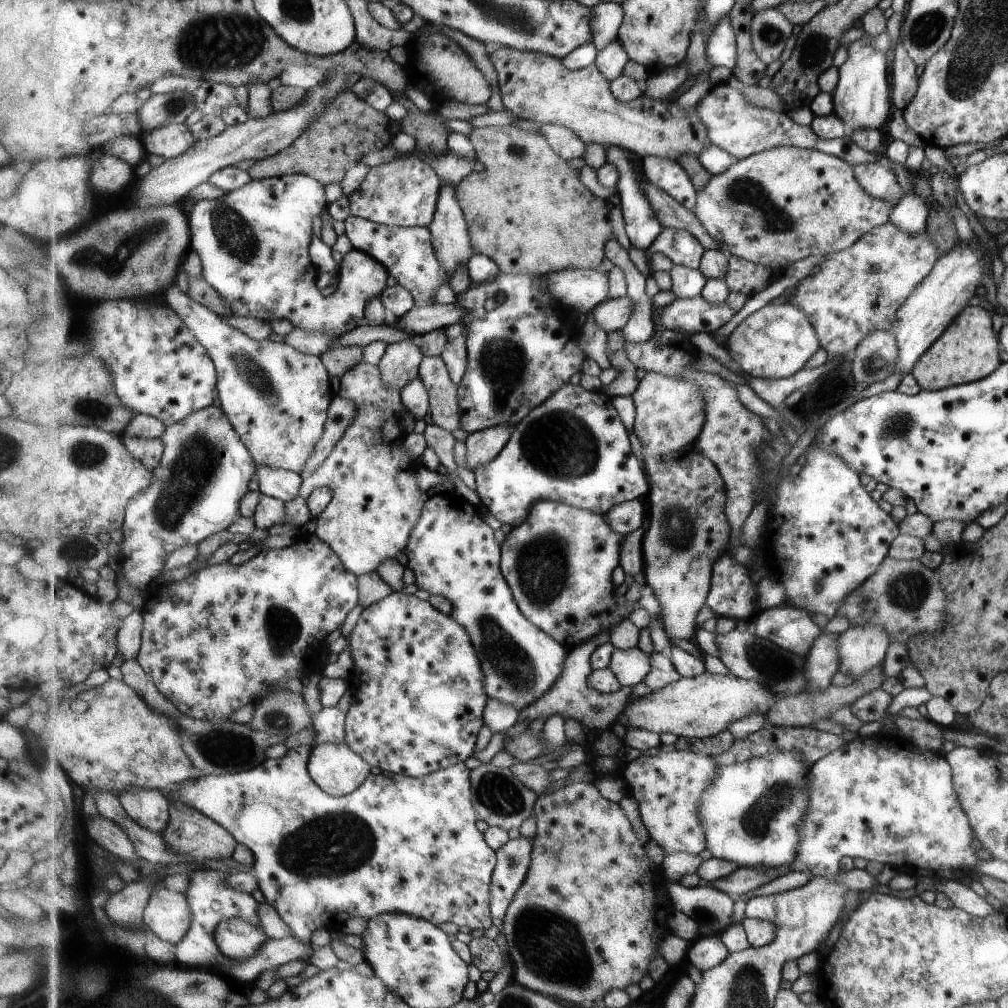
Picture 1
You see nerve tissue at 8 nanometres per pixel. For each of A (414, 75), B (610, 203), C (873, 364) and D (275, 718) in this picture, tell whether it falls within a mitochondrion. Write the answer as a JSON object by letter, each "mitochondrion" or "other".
{"A":"other","B":"other","C":"mitochondrion","D":"mitochondrion"}

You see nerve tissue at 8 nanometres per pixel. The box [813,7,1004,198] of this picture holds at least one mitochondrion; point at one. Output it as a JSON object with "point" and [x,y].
{"point":[965,76]}

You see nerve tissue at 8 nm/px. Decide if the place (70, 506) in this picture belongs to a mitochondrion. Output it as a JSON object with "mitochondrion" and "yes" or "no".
{"mitochondrion":"no"}

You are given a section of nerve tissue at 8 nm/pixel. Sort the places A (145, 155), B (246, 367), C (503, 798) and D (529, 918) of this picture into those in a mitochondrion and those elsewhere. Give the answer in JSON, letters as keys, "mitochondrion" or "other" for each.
{"A":"other","B":"mitochondrion","C":"mitochondrion","D":"mitochondrion"}

